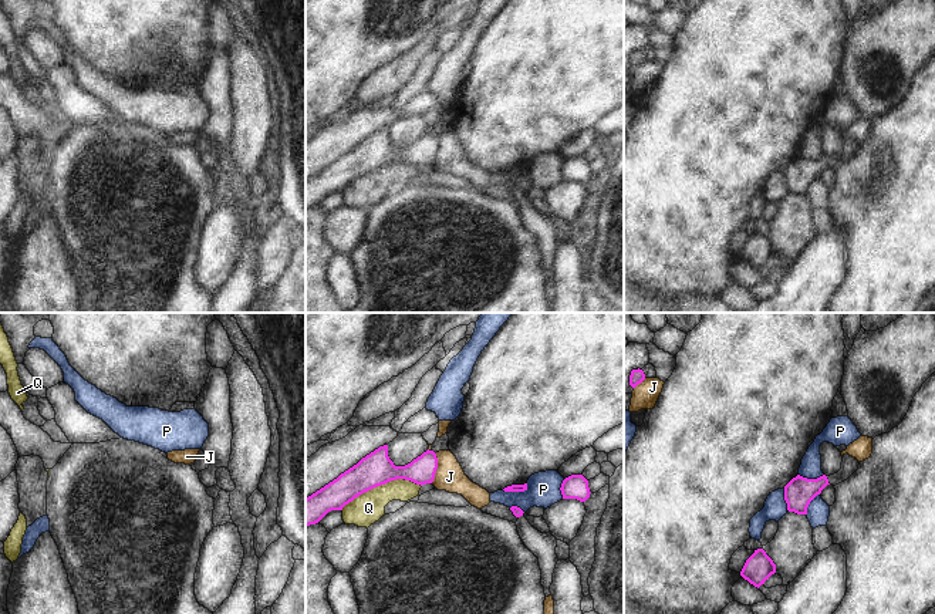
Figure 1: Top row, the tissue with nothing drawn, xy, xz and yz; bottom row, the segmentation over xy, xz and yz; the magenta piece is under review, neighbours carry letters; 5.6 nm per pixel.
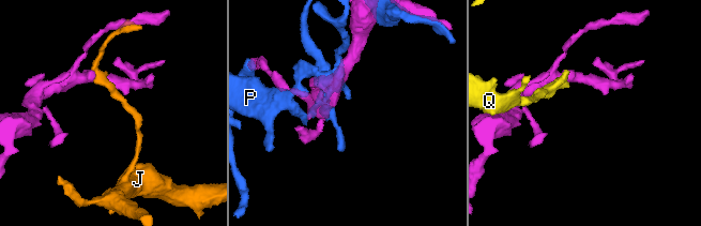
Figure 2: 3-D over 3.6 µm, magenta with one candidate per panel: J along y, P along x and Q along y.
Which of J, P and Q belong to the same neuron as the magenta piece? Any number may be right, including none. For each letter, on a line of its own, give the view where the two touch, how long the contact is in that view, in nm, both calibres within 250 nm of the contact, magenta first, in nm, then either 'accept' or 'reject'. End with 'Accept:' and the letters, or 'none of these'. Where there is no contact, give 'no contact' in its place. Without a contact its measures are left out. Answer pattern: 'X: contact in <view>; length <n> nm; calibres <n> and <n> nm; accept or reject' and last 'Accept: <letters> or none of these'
J: contact in xz; length 170 nm; calibres 160 and 170 nm; reject
P: contact in xz; length 150 nm; calibres 50 and 190 nm; reject
Q: contact in xz; length 480 nm; calibres 190 and 180 nm; reject
Accept: none of these

